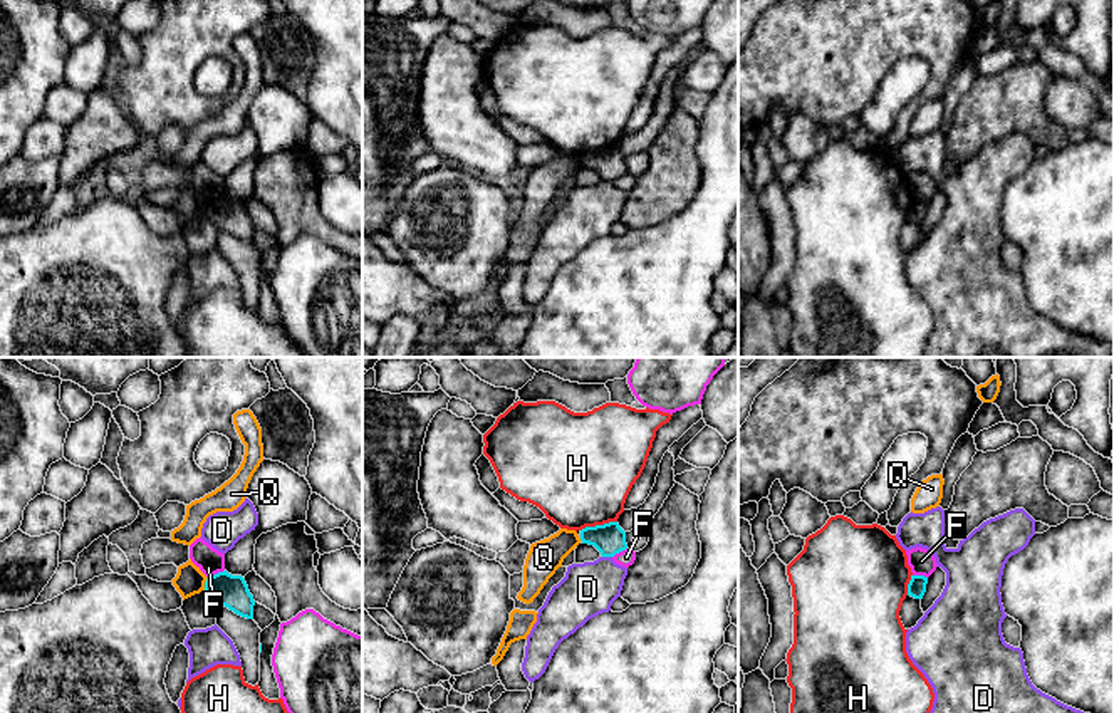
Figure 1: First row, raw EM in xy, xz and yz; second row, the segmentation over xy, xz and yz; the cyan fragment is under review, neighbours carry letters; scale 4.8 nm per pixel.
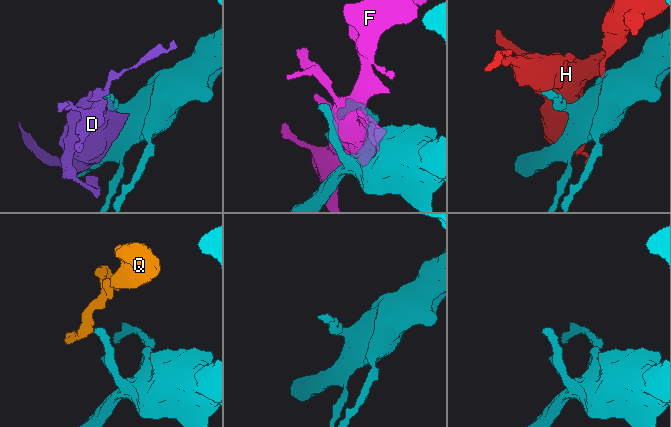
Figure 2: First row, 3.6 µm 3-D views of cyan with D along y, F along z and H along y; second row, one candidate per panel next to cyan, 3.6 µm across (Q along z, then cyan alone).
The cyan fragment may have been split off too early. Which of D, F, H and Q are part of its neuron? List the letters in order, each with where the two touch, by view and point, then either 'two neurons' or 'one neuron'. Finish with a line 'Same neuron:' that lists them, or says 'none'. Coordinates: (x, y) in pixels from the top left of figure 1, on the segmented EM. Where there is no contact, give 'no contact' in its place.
D: contact xz (608, 556); two neurons
F: contact xy (215, 574); two neurons
H: contact xz (598, 525); two neurons
Q: contact xy (205, 584); two neurons
Same neuron: none

